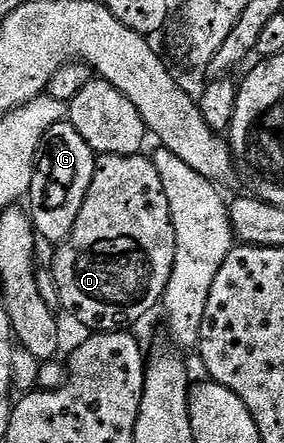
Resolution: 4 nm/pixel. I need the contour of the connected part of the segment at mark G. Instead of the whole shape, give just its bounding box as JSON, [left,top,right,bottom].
[29,122,97,246]

